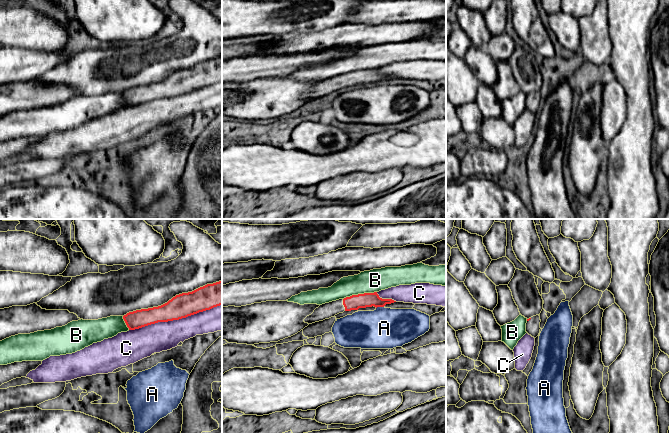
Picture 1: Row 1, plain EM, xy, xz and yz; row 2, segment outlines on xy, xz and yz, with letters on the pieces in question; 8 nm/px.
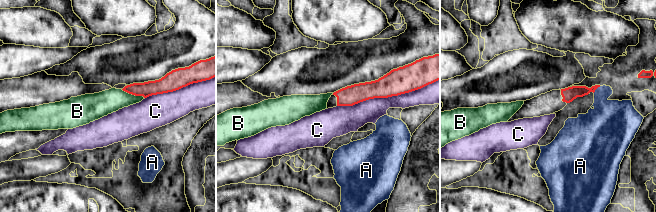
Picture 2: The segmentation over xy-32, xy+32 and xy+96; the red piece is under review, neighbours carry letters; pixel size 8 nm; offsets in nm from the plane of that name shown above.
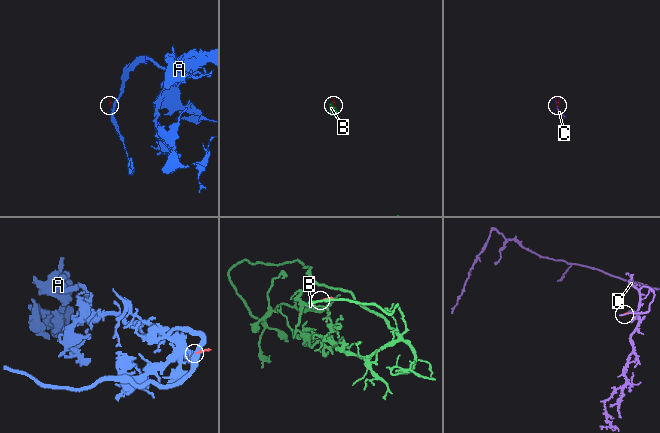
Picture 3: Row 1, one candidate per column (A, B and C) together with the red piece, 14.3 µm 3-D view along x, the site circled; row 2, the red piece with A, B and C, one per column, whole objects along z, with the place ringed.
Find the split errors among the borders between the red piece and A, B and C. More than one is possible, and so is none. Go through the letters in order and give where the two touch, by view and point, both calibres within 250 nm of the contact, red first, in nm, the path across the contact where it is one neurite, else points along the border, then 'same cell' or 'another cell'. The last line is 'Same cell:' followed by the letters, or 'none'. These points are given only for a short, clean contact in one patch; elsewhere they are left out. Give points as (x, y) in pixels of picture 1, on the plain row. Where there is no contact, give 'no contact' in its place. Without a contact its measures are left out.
A: meets red in xz at (379, 82); 120 nm thick on the red side, 340 nm on the other; border along xz (383, 82), (376, 84); another cell
B: meets red in xz at (359, 70); 120 nm thick on the red side, 180 nm on the other; another cell
C: meets red in xy at (175, 95); 190 nm thick on the red side, 240 nm on the other; another cell
Same cell: none

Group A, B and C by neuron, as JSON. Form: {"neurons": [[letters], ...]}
{"neurons": [["A"], ["B"], ["C"]]}

